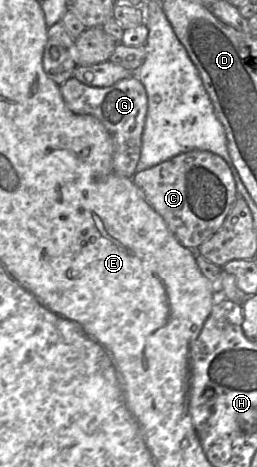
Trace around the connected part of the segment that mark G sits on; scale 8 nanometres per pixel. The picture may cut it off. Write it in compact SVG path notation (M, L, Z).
M133 73L108 87L83 84L71 77L60 86L66 106L76 114L96 117L107 130L113 145L113 169L116 174L132 178L142 147L142 134L147 114L147 94L143 84Z

